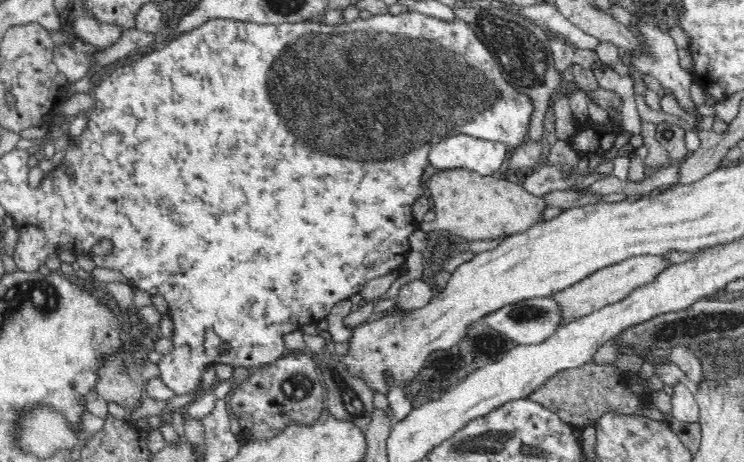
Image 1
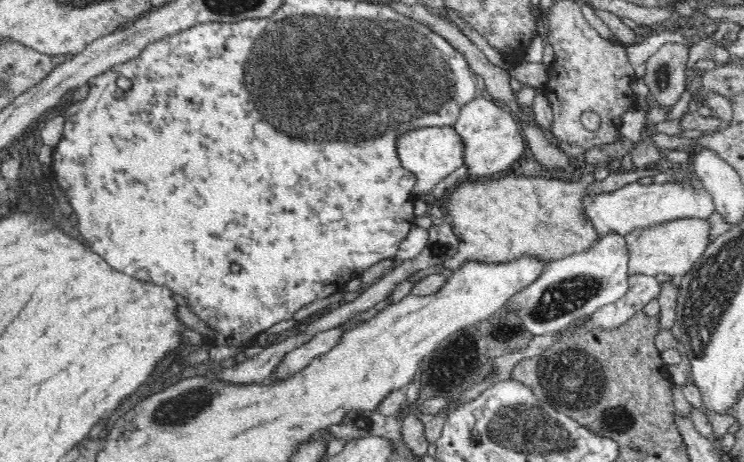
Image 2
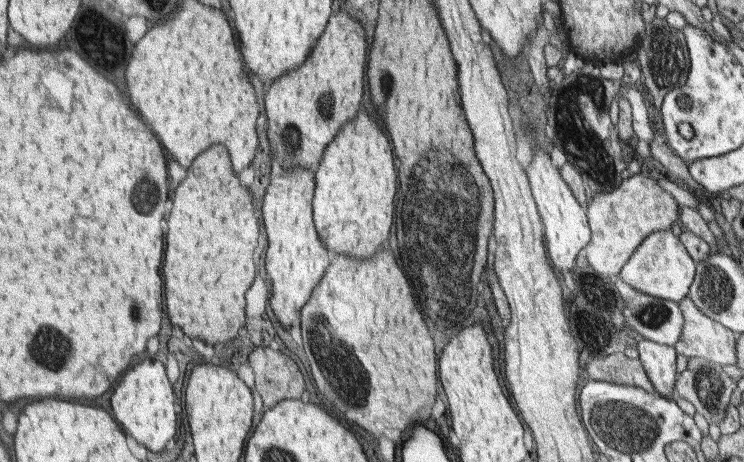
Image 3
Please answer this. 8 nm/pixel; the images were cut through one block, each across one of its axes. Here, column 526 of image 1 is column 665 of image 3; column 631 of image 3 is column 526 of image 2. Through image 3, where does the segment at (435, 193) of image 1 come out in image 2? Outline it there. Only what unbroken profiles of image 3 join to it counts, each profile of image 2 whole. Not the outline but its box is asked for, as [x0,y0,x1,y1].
[441,168,599,272]

